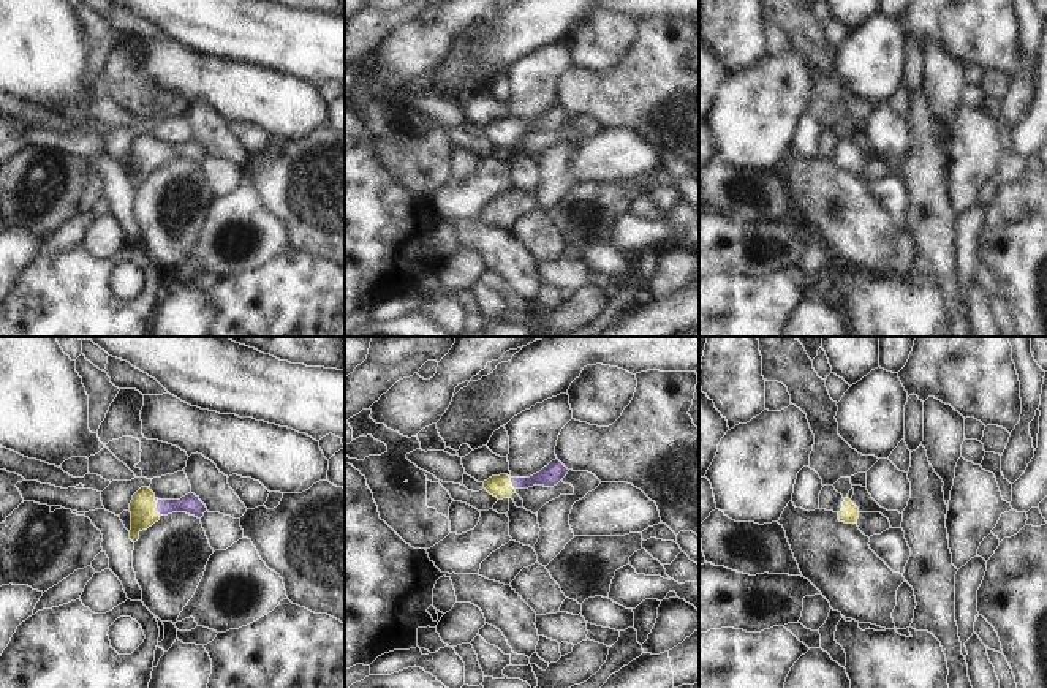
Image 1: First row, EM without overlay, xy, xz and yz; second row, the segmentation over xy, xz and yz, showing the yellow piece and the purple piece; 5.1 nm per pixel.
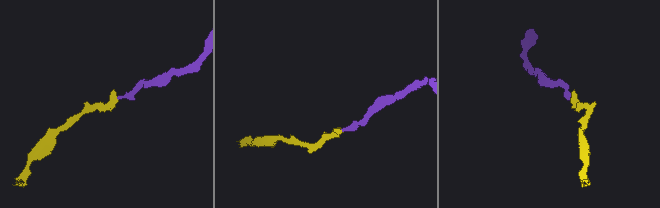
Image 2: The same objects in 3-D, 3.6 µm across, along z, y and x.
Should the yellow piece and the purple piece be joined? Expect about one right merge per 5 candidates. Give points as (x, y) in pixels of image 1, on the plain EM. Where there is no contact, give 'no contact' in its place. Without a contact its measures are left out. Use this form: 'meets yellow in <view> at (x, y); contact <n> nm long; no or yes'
meets yellow in xy at (154, 155); contact 70 nm long; yes

